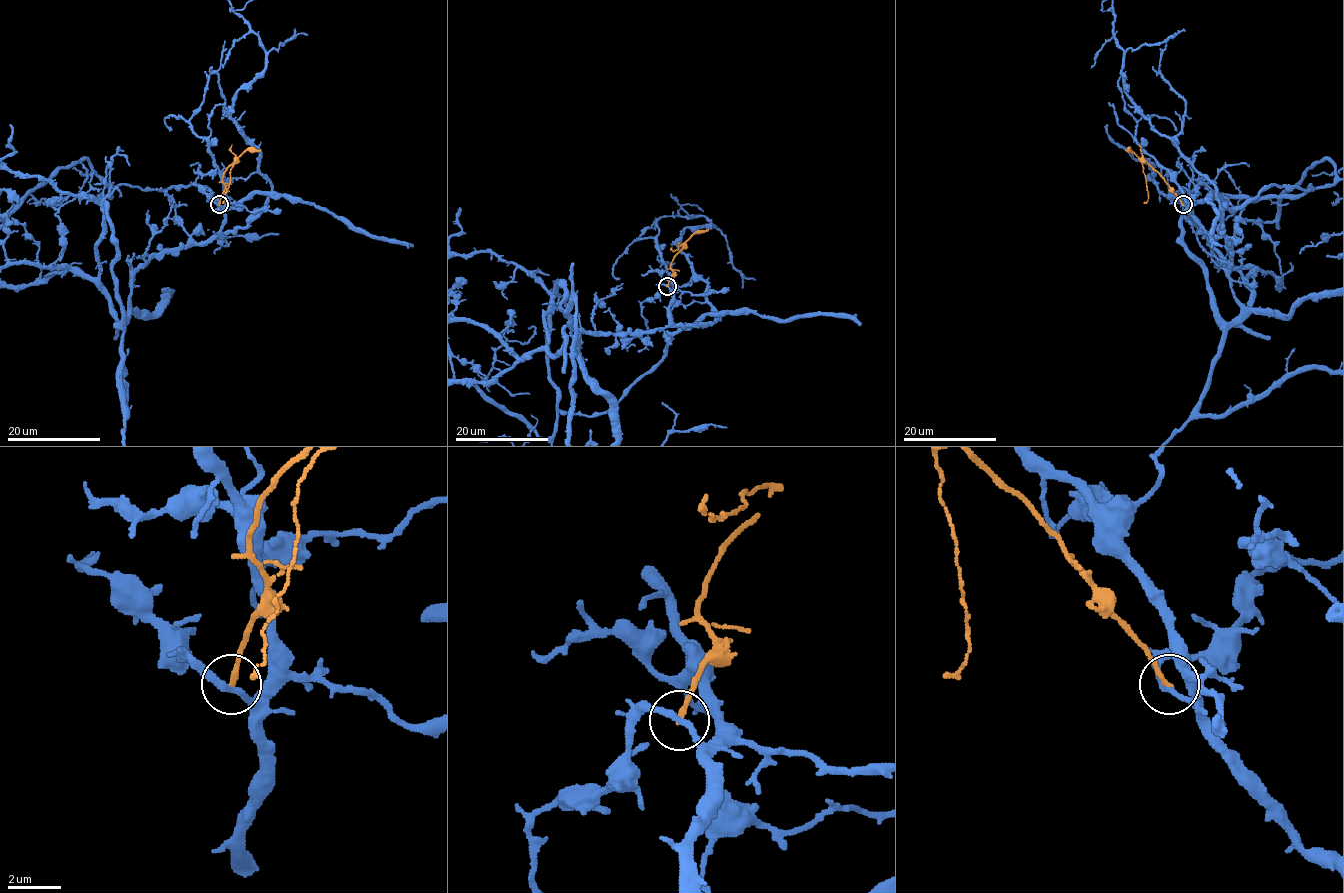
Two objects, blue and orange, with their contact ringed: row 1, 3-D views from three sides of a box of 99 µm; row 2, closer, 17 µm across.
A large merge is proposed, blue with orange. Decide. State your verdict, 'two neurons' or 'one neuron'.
two neurons

